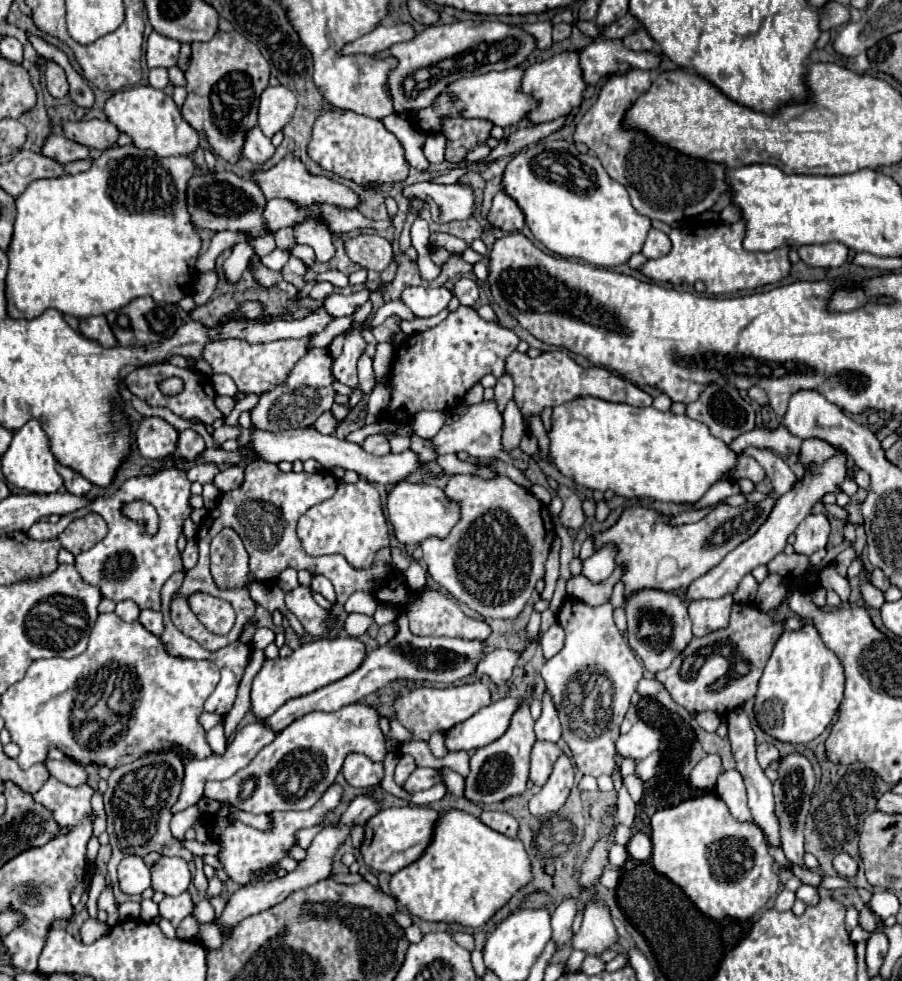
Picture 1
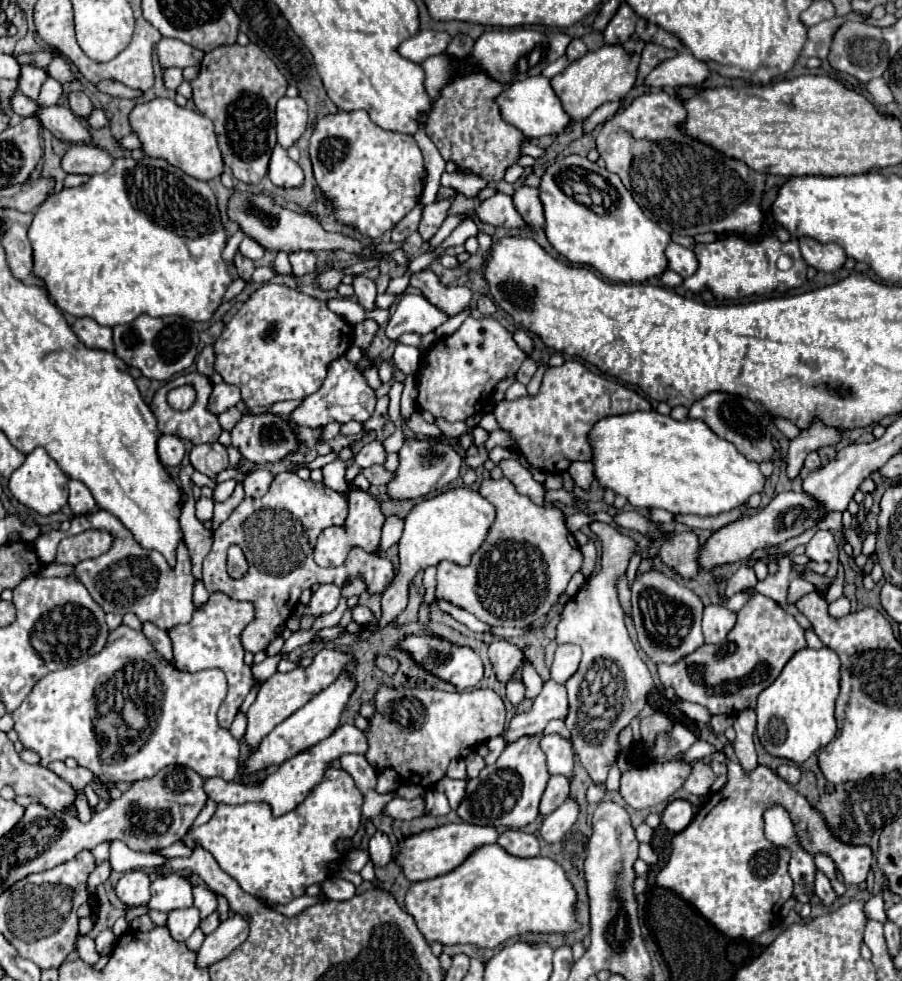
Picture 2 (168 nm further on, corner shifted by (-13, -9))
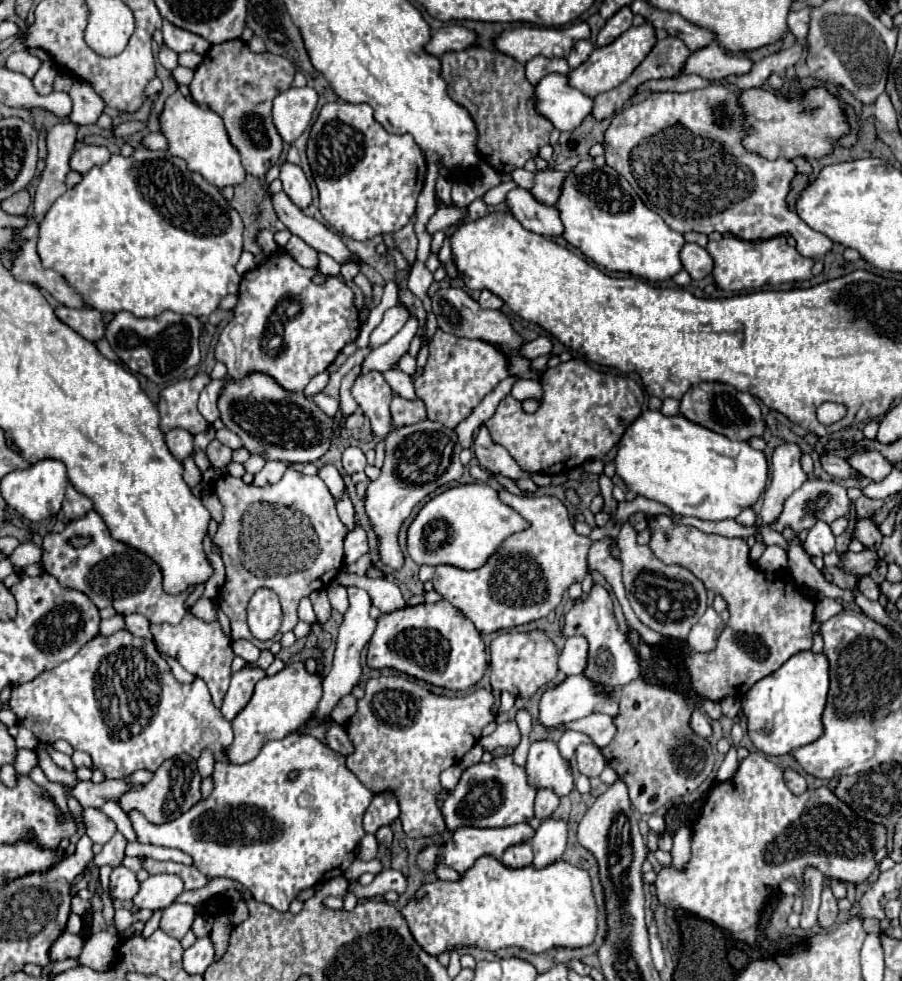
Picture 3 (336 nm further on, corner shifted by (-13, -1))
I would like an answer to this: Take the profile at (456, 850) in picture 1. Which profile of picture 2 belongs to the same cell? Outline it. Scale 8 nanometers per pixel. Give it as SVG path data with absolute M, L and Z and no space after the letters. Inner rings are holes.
M501 845L477 847L459 867L435 879L417 881L405 895L405 909L415 917L423 937L443 945L471 943L477 947L497 947L515 935L531 933L569 933L579 927L575 919L575 889L567 881L565 871L549 857L515 857Z

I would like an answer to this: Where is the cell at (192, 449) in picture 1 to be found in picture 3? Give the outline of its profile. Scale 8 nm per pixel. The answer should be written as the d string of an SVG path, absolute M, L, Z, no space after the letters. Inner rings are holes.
M215 439L215 441L211 441L209 447L207 447L207 455L209 455L209 461L211 461L211 465L213 465L215 469L225 469L225 465L231 461L233 451Z

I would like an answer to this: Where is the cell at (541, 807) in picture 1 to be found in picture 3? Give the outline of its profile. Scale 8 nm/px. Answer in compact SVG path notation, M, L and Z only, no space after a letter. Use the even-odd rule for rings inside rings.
M545 819L541 821L535 837L531 839L531 847L535 849L533 869L543 869L561 859L567 847L567 823L561 819Z

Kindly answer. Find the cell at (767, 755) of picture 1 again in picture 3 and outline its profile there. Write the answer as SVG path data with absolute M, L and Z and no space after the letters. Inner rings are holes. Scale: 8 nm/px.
M791 769L785 771L785 783L787 783L787 787L791 789L791 793L795 793L795 795L801 795L801 793L807 791L805 777L799 775L797 771L791 771Z

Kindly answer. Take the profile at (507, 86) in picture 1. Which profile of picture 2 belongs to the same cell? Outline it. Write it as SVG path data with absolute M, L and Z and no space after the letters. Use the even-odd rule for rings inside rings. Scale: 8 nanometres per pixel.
M543 75L511 83L499 97L495 97L495 103L499 105L503 121L507 121L509 125L517 127L527 139L555 135L571 121L569 115L563 111L561 101L553 93L553 89L549 85L549 79L543 77Z

